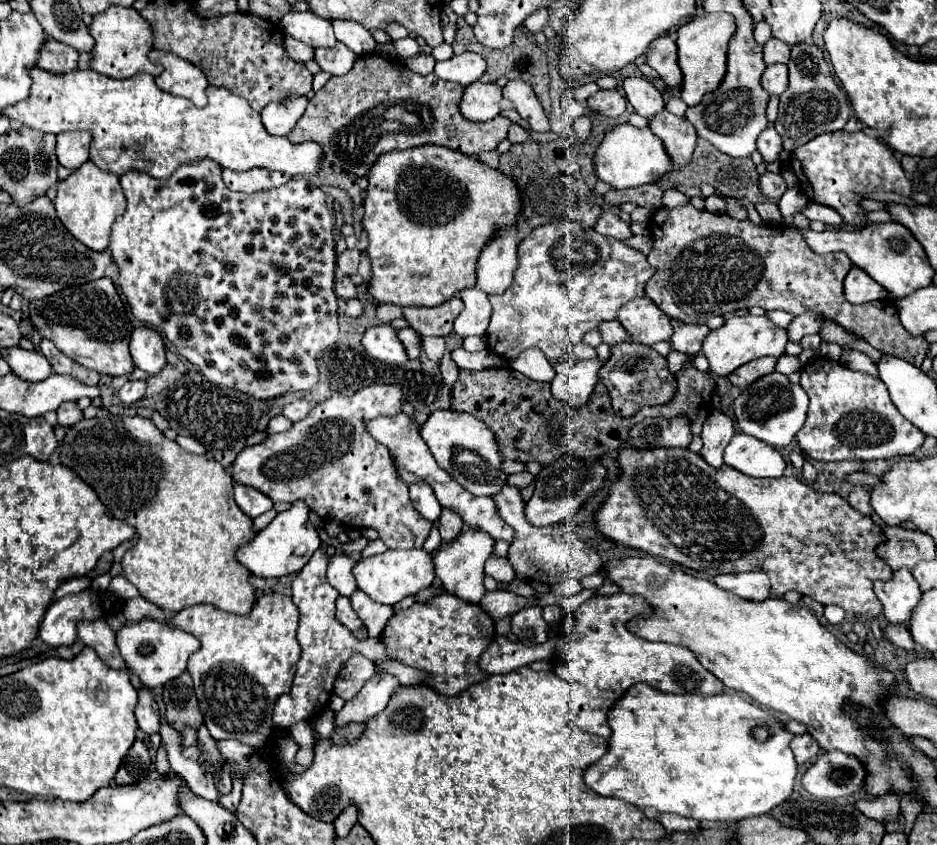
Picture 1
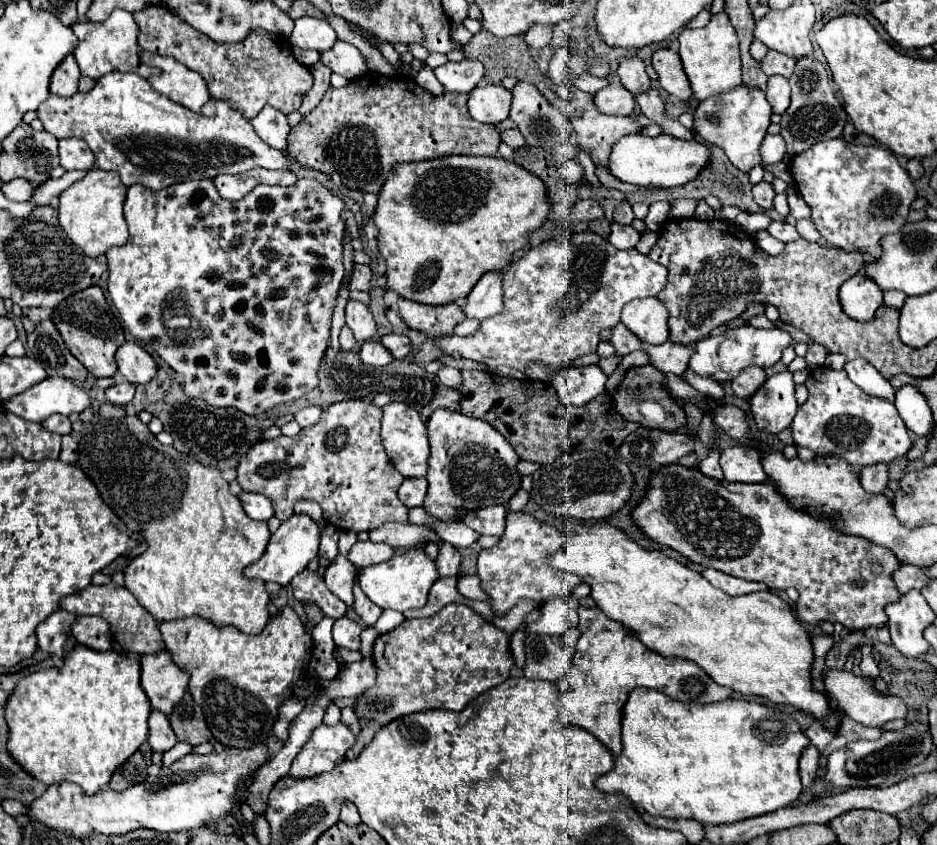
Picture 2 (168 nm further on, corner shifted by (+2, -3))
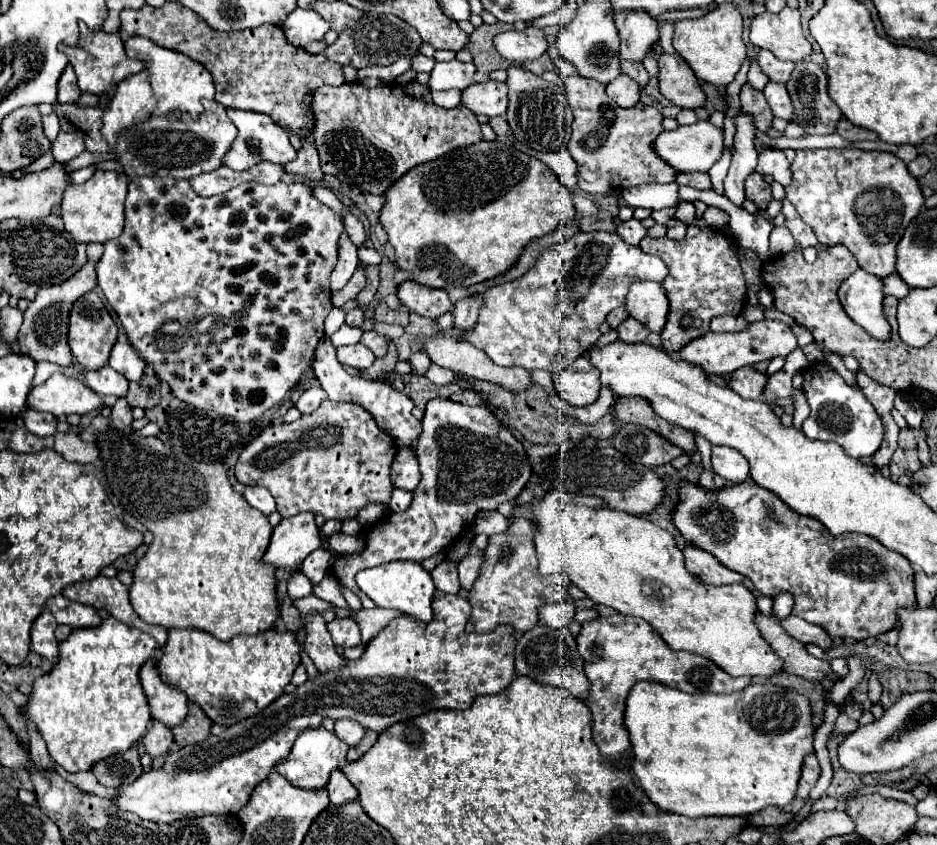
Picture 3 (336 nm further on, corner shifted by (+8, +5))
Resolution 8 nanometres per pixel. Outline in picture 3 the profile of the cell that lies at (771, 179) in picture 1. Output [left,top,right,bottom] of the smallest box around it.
[746,172,772,210]

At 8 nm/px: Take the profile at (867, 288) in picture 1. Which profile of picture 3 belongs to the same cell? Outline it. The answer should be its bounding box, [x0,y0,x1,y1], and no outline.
[838,268,890,340]

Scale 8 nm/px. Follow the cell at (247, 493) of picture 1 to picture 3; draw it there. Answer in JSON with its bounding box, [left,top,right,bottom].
[244,486,276,516]

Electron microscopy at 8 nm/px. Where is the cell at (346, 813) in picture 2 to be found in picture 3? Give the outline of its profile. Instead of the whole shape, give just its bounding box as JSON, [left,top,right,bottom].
[326,770,358,806]

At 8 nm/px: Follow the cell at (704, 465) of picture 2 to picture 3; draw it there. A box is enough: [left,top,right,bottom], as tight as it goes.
[700,470,728,488]

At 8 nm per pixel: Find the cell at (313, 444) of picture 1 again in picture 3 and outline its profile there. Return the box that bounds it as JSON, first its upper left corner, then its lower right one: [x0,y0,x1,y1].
[236,400,396,520]

